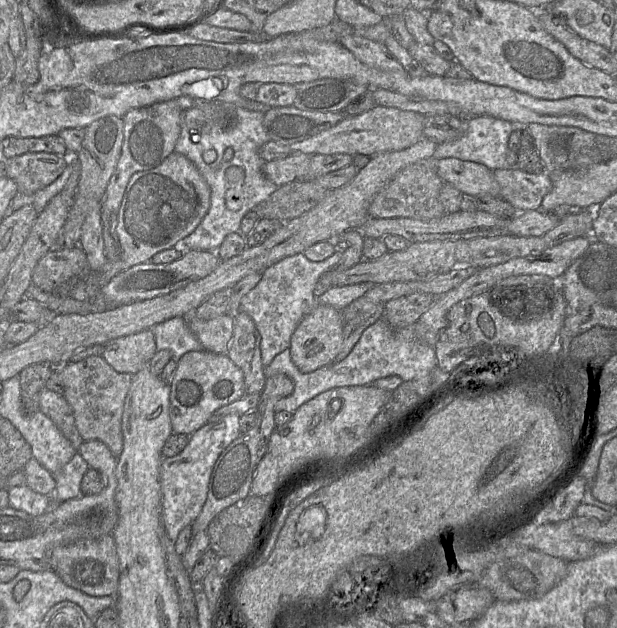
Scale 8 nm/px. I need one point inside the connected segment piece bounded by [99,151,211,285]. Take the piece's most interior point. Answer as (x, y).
(161, 206)

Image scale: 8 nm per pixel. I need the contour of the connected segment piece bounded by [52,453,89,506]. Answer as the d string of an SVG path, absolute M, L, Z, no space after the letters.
M76 453L60 470L52 473L53 478L56 480L53 506L54 503L62 503L82 496L81 480L88 469L87 462L79 453Z

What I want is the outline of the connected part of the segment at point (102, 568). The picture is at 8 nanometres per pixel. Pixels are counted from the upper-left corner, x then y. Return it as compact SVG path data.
M111 534L57 546L51 552L51 569L67 586L87 595L102 597L115 596L117 593L119 561Z

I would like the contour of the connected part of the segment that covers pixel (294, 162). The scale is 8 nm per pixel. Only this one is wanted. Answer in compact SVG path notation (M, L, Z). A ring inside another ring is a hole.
M293 153L284 159L268 160L262 166L264 176L280 186L306 173L313 155Z

